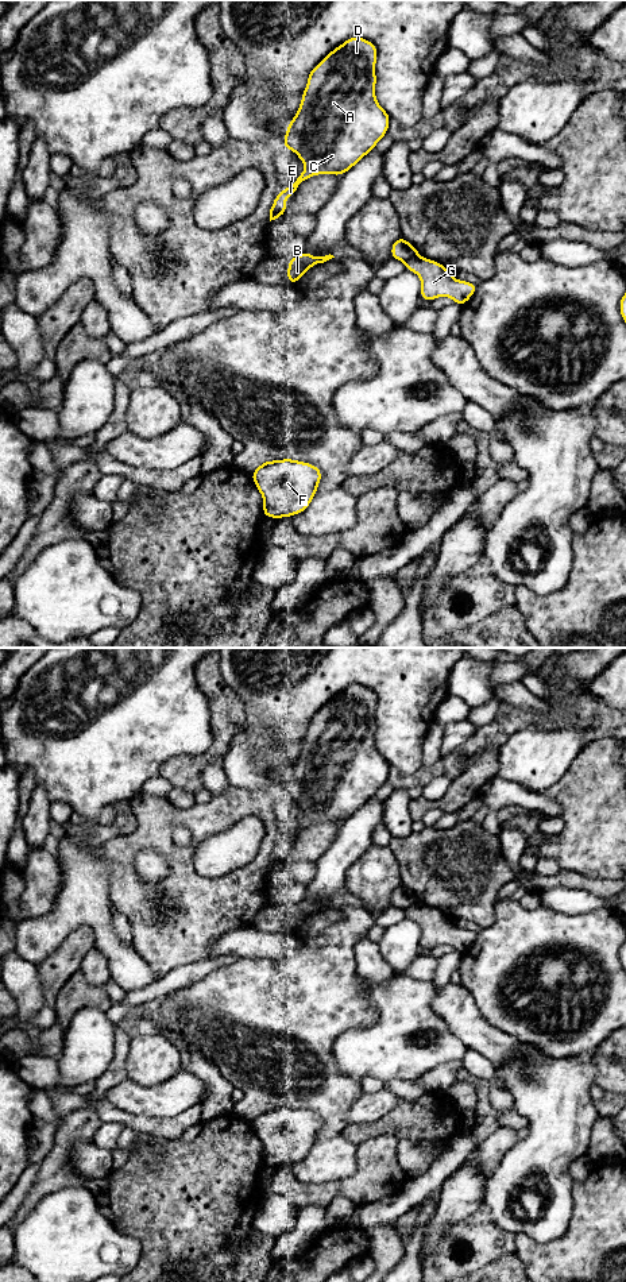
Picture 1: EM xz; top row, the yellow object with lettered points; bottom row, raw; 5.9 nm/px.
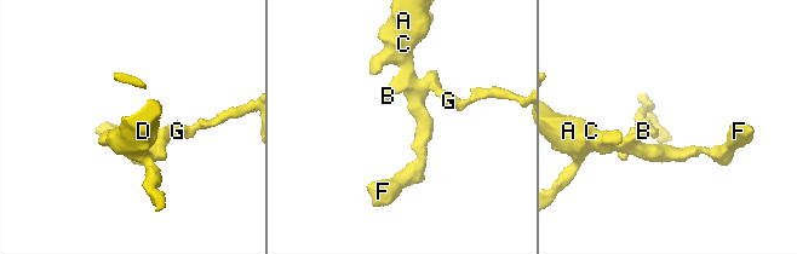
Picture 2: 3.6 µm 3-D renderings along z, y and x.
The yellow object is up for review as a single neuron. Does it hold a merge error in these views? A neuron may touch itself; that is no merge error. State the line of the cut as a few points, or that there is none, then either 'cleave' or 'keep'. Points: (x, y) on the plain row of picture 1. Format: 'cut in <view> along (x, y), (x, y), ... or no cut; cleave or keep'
cut in xz along (418, 903), (404, 910); cleave

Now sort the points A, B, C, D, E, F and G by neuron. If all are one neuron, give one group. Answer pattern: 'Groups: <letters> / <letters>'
Groups: A B C D E F / G

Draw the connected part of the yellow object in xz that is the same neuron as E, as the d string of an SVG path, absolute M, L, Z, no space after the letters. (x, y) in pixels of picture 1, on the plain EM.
M352 684L333 696L310 718L300 756L289 771L282 789L286 796L300 804L300 808L305 811L305 818L297 823L297 827L287 837L282 837L277 842L270 857L270 869L278 866L281 862L286 862L286 846L295 842L301 830L320 822L343 823L372 799L376 791L387 781L391 765L379 753L375 745L376 706L378 698L372 690L364 686Z

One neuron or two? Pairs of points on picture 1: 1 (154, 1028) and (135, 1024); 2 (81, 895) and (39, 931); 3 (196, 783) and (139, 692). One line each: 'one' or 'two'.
1: one
2: one
3: two

